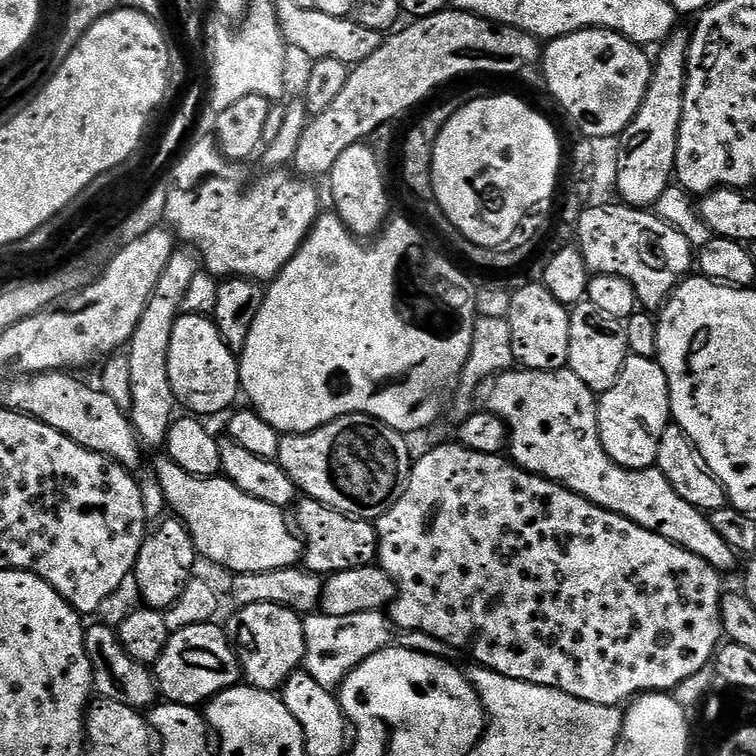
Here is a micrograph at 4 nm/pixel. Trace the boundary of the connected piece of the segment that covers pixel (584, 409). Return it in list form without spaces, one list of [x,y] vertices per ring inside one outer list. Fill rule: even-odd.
[[[571,368],[557,372],[509,370],[493,379],[490,387],[487,411],[504,420],[510,437],[510,456],[518,467],[558,482],[654,534],[662,534],[662,538],[710,562],[721,574],[735,566],[737,552],[714,530],[705,513],[678,495],[659,468],[624,468],[606,454],[598,430],[597,393],[591,392]]]

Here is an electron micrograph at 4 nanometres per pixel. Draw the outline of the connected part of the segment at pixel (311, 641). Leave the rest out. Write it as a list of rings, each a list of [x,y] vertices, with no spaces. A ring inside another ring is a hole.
[[[383,611],[345,614],[342,618],[308,614],[303,617],[303,622],[306,654],[302,668],[323,688],[339,689],[344,679],[362,662],[366,662],[366,658],[378,654],[393,643],[394,625]]]

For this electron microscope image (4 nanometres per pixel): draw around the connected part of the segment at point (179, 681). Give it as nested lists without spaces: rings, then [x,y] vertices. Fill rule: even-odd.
[[[216,622],[206,624],[190,625],[177,632],[171,633],[162,650],[162,654],[156,659],[154,675],[158,685],[158,692],[165,701],[173,704],[190,704],[193,706],[203,705],[205,702],[224,692],[228,688],[237,687],[241,683],[242,673],[240,663],[236,657],[236,651],[228,640],[228,633],[223,627],[220,628]]]

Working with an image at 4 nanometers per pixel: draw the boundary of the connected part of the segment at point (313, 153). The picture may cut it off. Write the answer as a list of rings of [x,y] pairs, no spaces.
[[[445,10],[427,16],[421,20],[413,19],[409,28],[401,27],[393,31],[381,43],[370,58],[355,65],[346,78],[346,86],[338,93],[338,98],[322,114],[311,117],[302,134],[302,142],[298,142],[298,154],[294,161],[294,168],[301,177],[327,177],[332,171],[338,157],[350,150],[350,146],[367,141],[374,130],[383,124],[392,124],[395,116],[411,110],[415,104],[420,104],[435,88],[456,80],[459,76],[468,76],[471,72],[493,72],[496,76],[516,76],[527,68],[541,63],[542,44],[535,36],[526,34],[517,28],[507,28],[504,24],[494,24],[490,20],[483,20],[472,12],[459,10]]]

